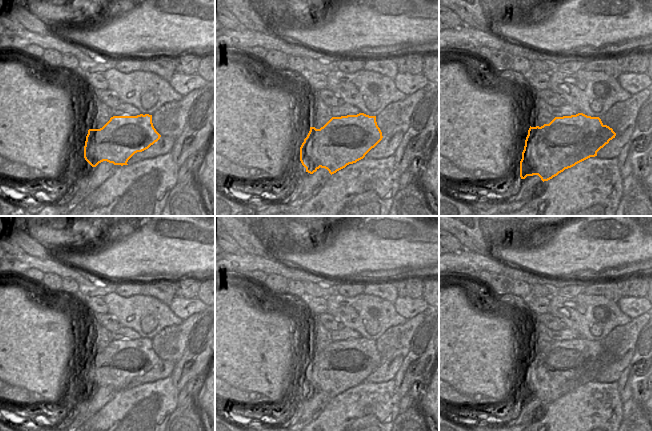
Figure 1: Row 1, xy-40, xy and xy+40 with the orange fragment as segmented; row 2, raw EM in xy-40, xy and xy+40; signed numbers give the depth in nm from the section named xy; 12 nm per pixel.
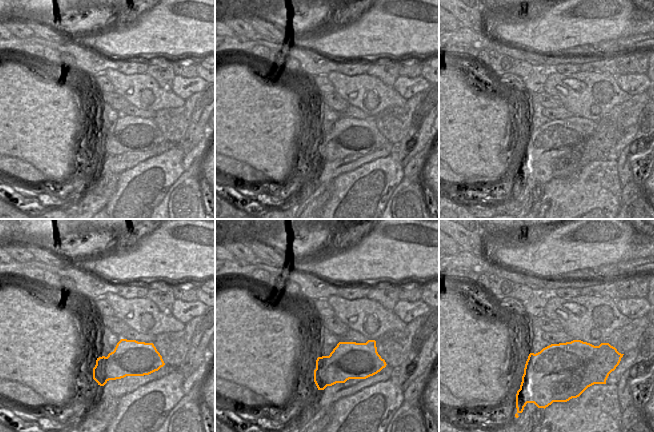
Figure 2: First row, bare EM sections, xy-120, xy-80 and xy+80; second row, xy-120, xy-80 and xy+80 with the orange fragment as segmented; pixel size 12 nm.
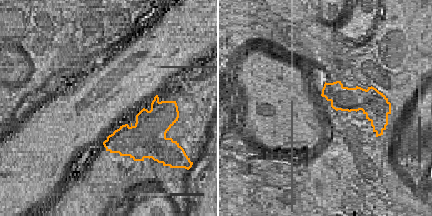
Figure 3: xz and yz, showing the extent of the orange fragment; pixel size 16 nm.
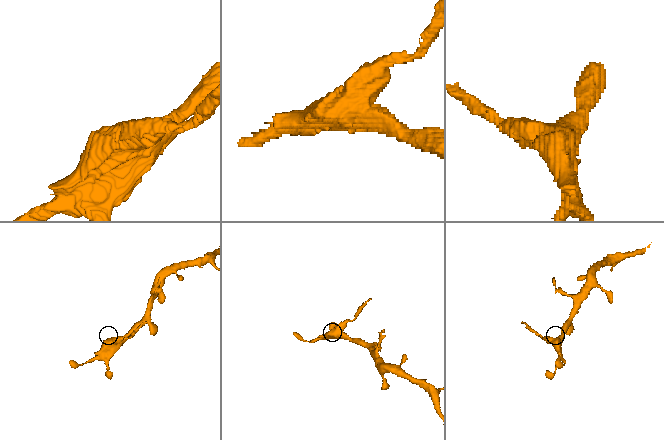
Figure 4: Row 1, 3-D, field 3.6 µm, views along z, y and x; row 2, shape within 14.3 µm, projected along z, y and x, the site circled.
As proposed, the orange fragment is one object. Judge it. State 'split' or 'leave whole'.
split

